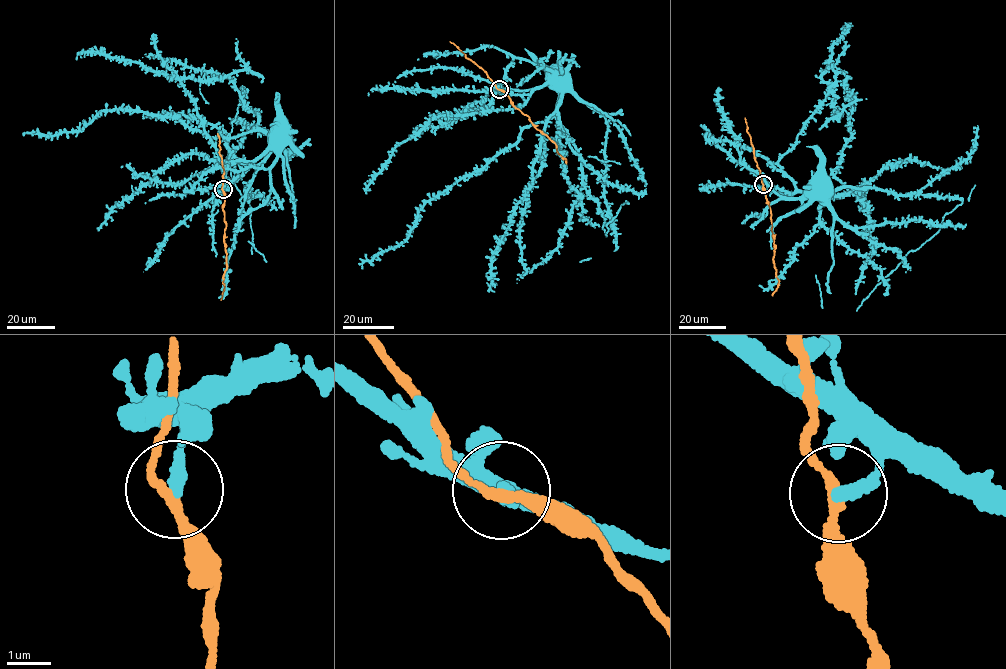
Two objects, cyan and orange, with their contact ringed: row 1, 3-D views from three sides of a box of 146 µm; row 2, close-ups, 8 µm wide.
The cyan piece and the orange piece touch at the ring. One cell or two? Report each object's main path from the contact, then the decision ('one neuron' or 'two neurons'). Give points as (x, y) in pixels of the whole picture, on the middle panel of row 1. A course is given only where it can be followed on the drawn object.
cyan via (499, 89), (513, 94), (531, 93), (548, 80), (546, 70), (551, 67) | orange via (499, 89), (556, 146), (566, 163) | two neurons

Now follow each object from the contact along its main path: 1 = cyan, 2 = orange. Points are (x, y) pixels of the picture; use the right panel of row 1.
1: (763, 184), (766, 182), (793, 194), (803, 193), (811, 179), (818, 176)
2: (763, 184), (771, 214), (773, 262), (779, 281), (772, 295)

